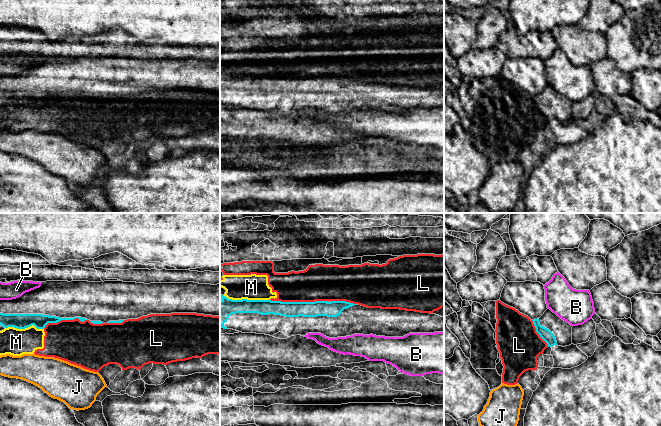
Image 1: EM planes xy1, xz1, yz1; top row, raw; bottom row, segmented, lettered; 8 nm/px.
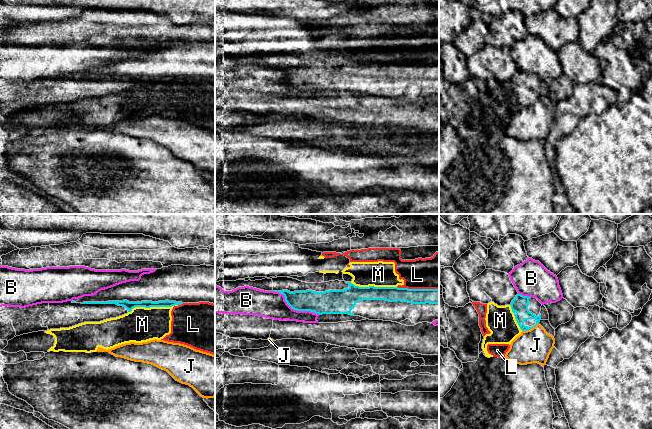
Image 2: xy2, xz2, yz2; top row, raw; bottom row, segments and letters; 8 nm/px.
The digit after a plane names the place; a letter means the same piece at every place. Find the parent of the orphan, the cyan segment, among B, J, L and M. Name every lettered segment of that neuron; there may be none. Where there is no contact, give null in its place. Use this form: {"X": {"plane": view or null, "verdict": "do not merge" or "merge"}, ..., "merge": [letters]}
{"B": {"plane": "xz2", "verdict": "do not merge"}, "J": {"plane": "yz2", "verdict": "do not merge"}, "L": {"plane": "xz1", "verdict": "do not merge"}, "M": {"plane": "xy2", "verdict": "do not merge"}, "merge": []}

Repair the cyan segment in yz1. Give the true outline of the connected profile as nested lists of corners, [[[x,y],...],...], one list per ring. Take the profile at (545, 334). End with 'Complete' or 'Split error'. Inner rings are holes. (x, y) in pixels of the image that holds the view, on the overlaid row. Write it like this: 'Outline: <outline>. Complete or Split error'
Outline: [[[547,309],[540,318],[532,321],[536,332],[547,343],[548,347],[554,345],[565,347],[572,344],[573,326],[562,320],[550,309]]]. Split error

